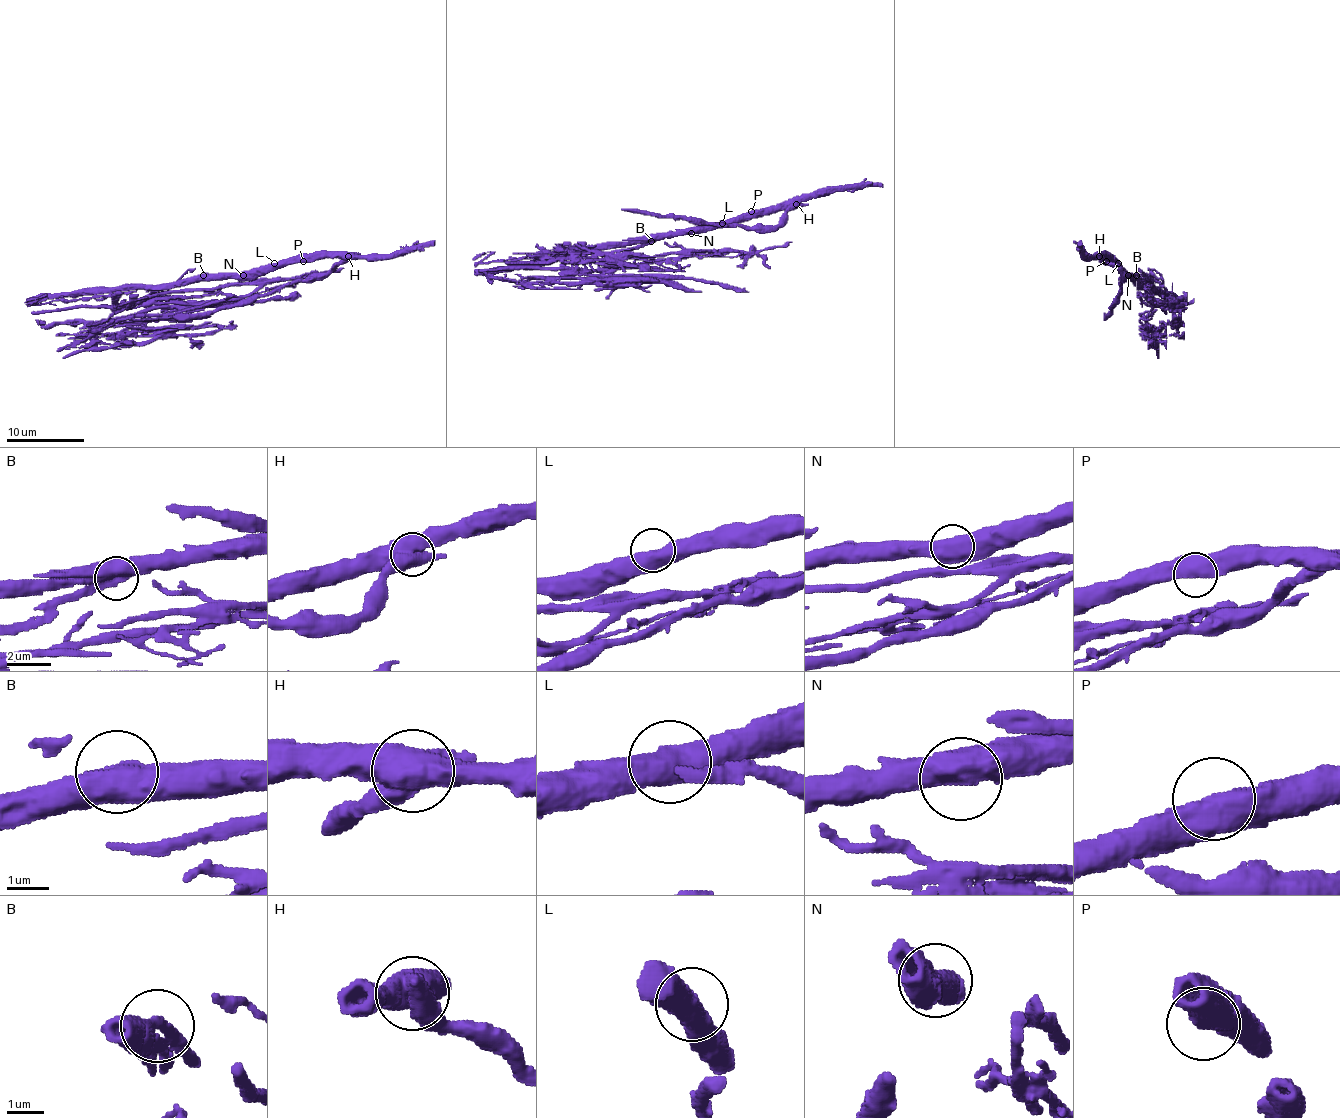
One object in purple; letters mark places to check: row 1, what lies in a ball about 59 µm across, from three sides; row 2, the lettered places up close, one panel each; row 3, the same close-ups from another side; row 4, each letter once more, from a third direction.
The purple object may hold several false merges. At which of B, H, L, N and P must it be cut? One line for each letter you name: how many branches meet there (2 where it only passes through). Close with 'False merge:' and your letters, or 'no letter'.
B: Branches: 2
H: Branches: 4
False merge: B, H

